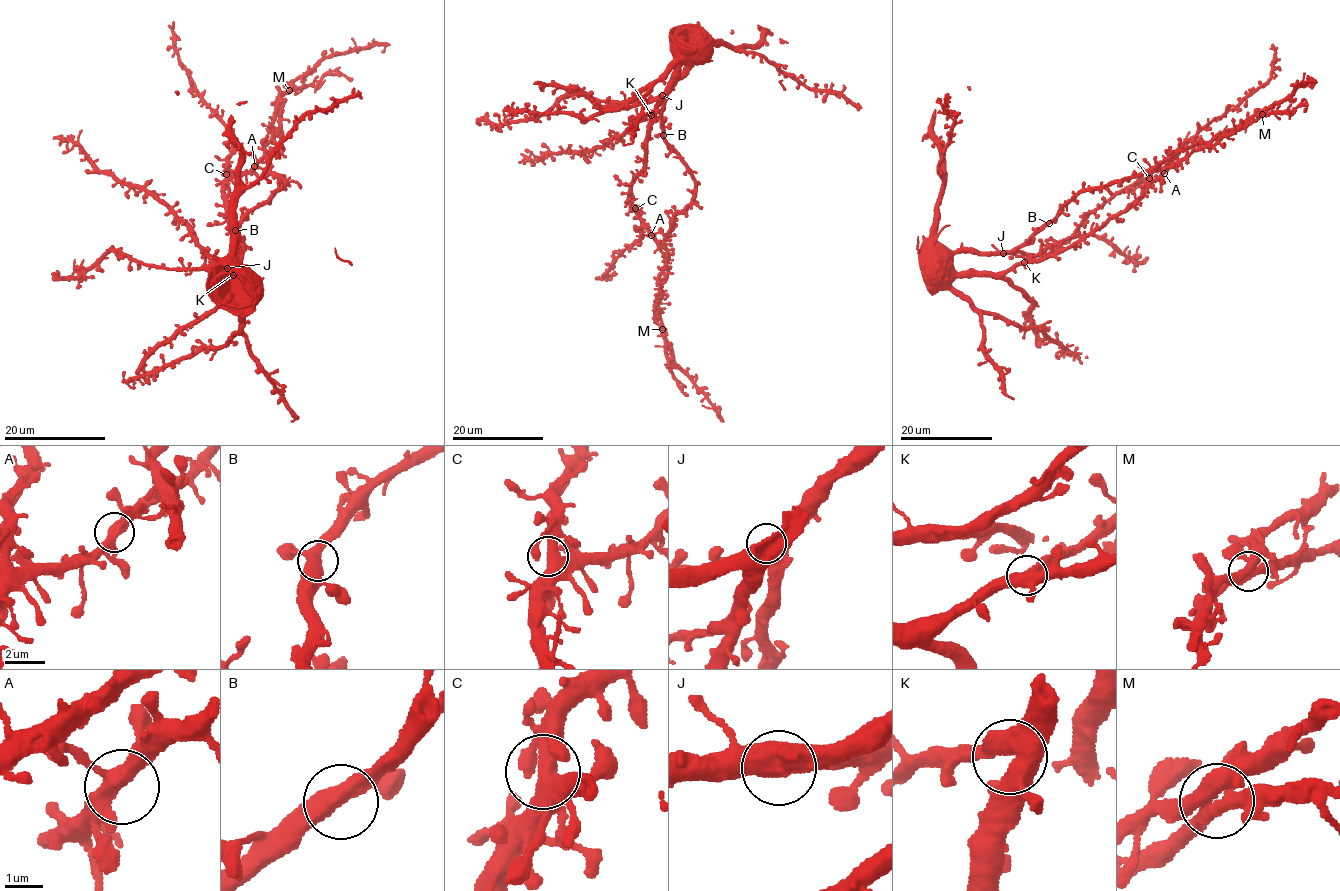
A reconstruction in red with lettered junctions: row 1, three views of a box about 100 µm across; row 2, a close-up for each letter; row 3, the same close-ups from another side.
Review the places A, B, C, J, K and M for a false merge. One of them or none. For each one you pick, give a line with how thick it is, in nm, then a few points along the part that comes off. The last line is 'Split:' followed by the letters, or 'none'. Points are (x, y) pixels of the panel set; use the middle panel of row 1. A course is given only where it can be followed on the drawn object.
Split: none

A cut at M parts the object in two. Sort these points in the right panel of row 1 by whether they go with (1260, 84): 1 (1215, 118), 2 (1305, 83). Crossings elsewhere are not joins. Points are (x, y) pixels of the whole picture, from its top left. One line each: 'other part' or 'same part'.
1: same part
2: same part

